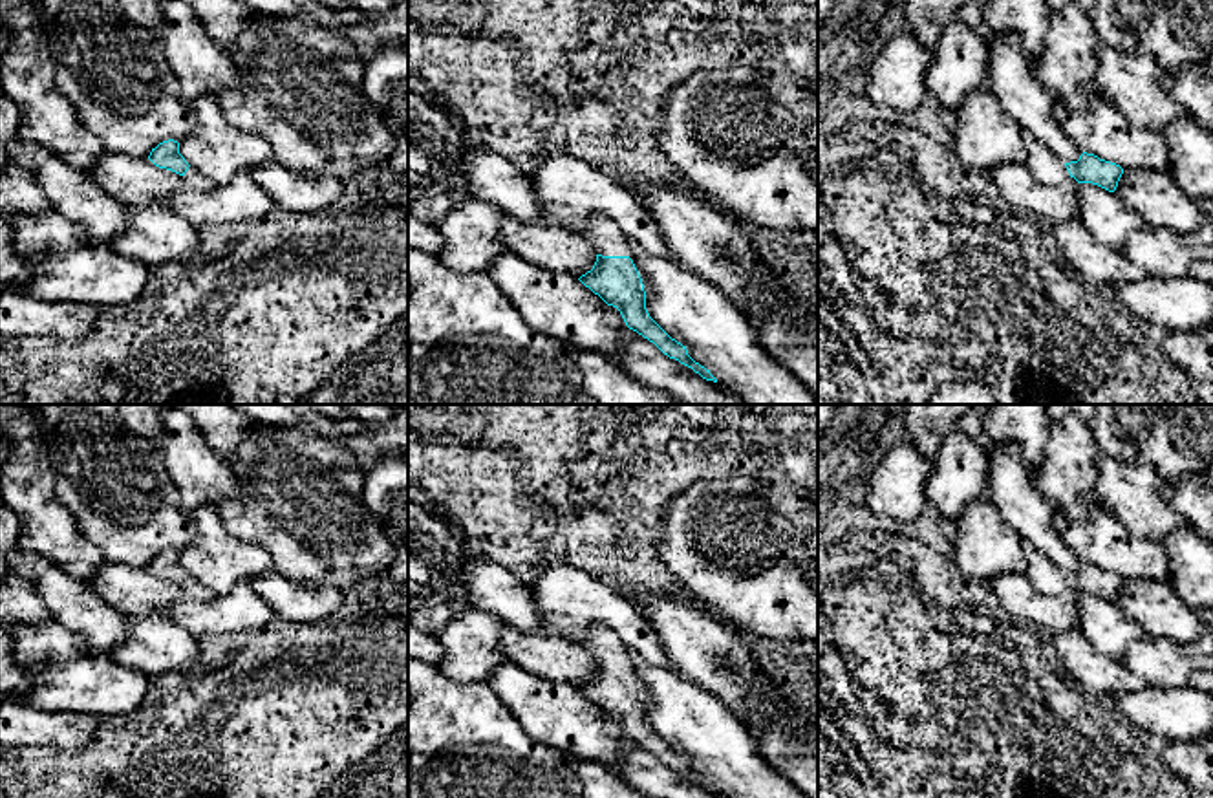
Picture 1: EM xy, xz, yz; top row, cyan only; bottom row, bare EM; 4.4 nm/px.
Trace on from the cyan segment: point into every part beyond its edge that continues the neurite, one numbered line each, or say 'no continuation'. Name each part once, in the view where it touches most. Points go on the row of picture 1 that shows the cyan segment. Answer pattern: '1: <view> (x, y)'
1: xz (608, 240)

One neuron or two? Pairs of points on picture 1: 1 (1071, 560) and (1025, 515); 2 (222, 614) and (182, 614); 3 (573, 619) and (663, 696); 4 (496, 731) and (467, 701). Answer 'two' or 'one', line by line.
1: one
2: one
3: two
4: one

